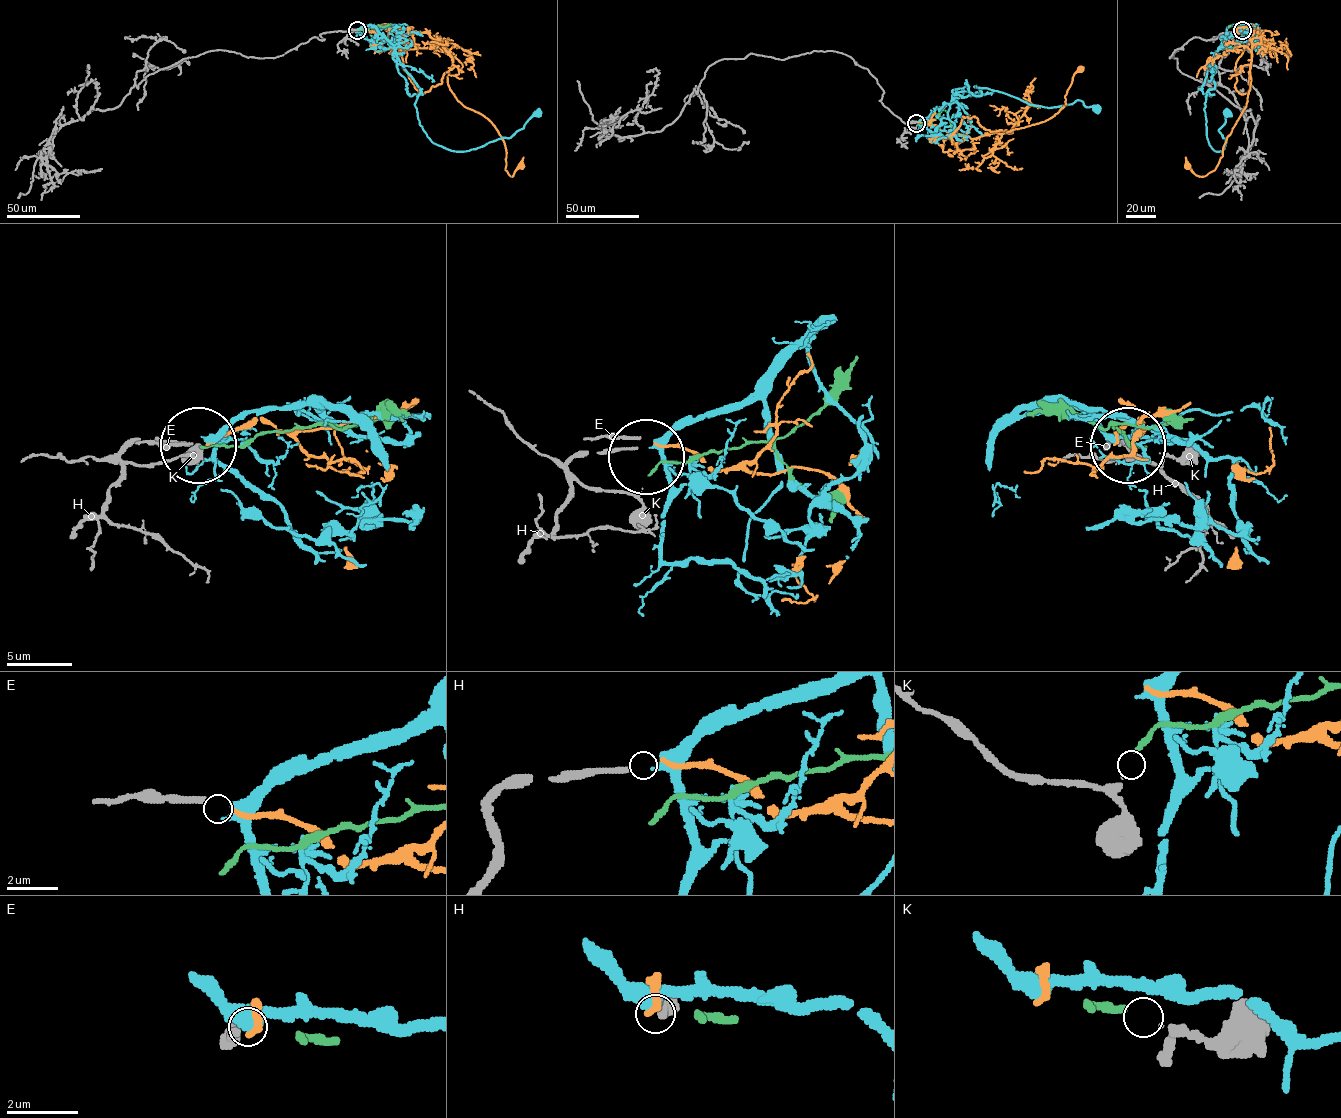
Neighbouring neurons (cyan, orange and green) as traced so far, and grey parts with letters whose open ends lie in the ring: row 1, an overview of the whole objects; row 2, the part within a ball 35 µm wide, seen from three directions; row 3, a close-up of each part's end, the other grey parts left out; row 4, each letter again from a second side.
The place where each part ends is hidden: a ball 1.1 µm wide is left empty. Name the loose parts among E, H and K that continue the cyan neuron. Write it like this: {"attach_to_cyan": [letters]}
{"attach_to_cyan": ["H"]}

